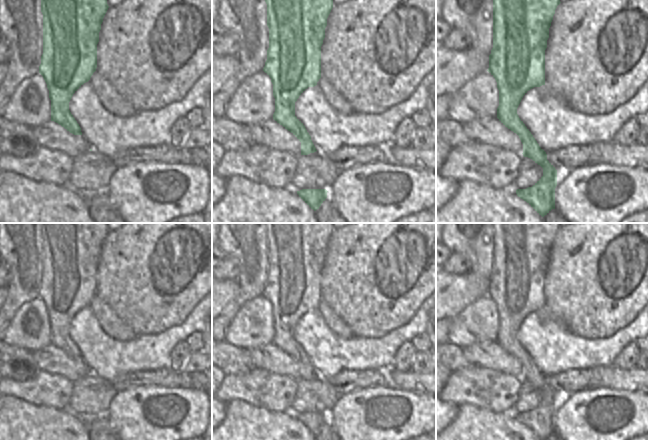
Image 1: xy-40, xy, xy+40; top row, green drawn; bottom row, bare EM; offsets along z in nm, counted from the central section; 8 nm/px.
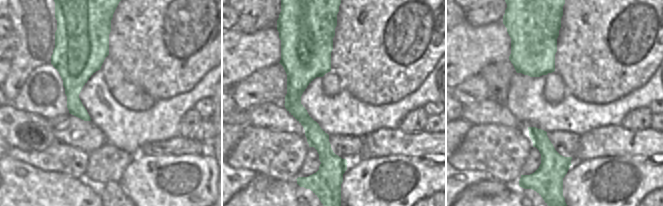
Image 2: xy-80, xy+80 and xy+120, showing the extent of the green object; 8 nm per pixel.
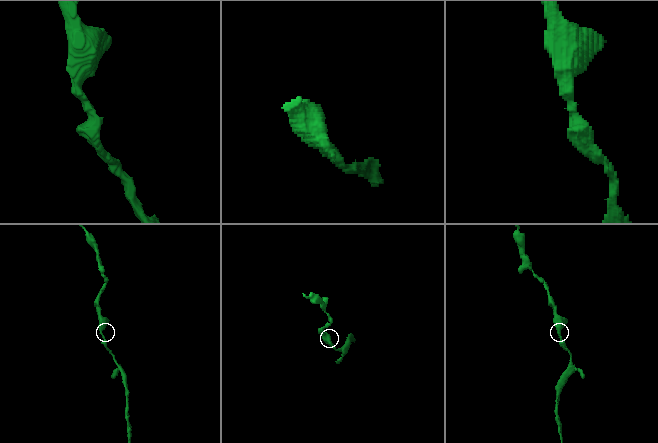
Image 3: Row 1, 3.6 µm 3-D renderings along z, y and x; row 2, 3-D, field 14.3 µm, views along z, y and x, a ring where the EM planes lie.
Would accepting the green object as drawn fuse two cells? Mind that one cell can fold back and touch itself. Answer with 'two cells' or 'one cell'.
one cell

